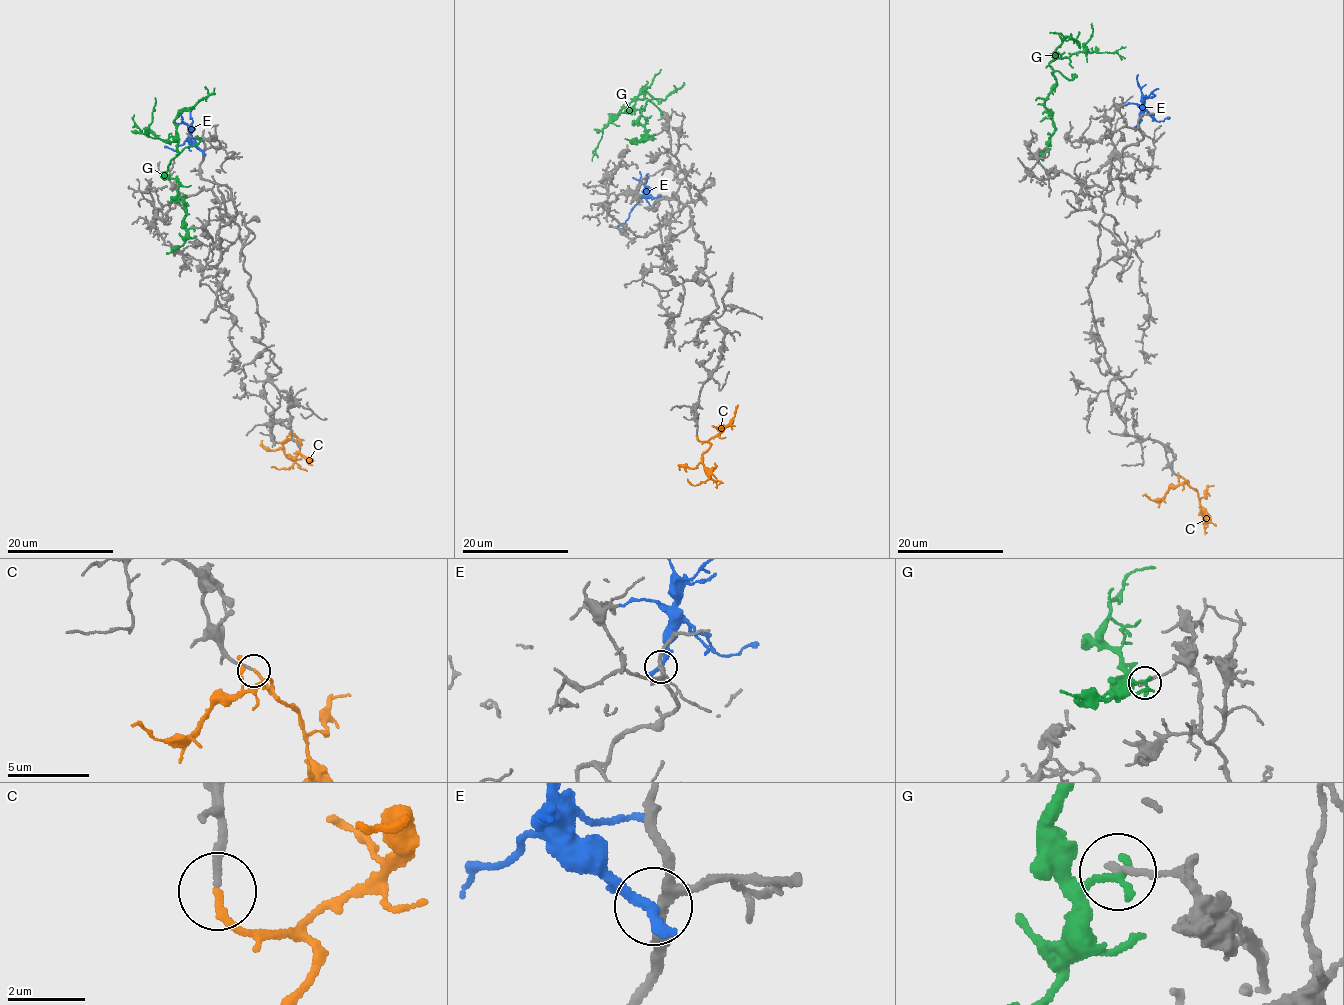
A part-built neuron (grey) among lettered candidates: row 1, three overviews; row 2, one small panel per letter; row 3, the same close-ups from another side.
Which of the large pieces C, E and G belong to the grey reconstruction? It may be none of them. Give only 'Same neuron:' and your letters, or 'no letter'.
Same neuron: C

